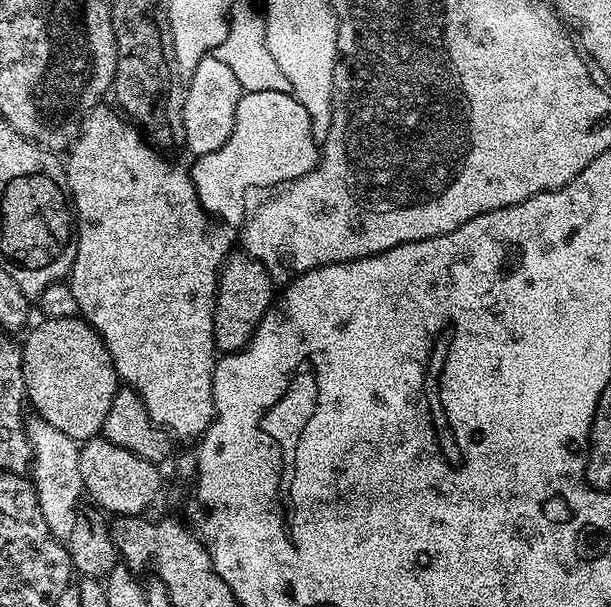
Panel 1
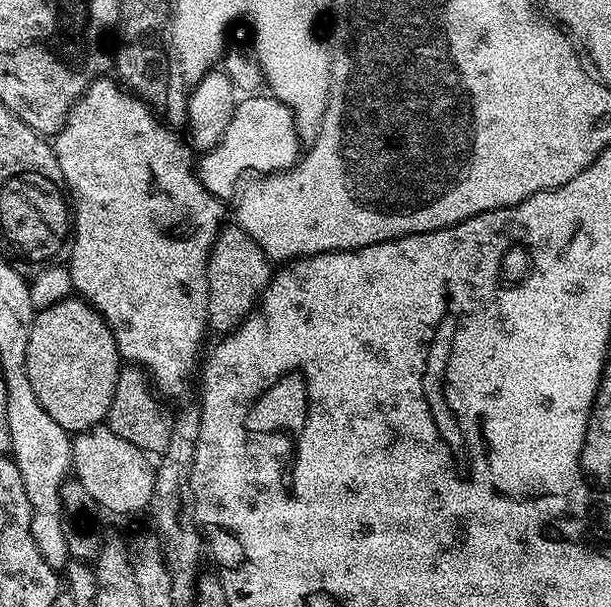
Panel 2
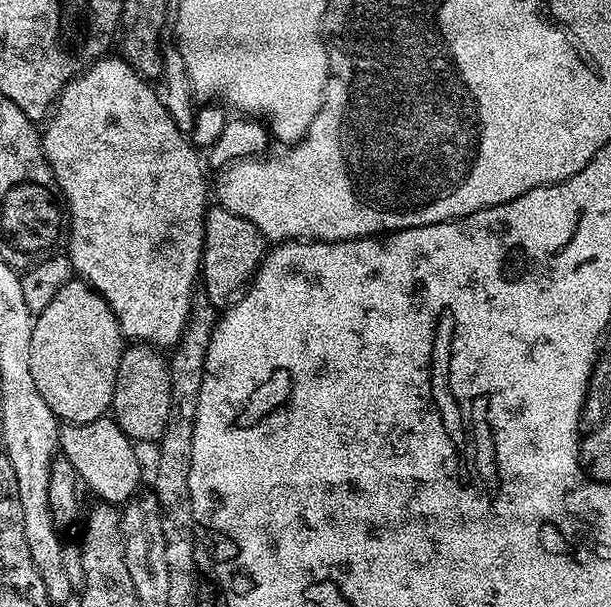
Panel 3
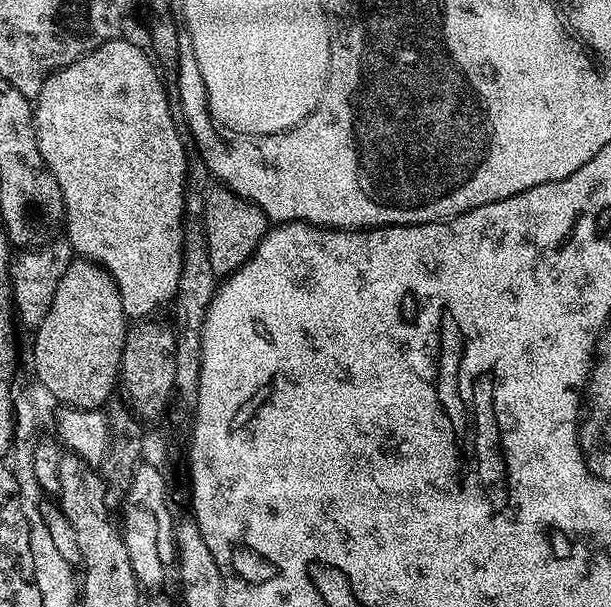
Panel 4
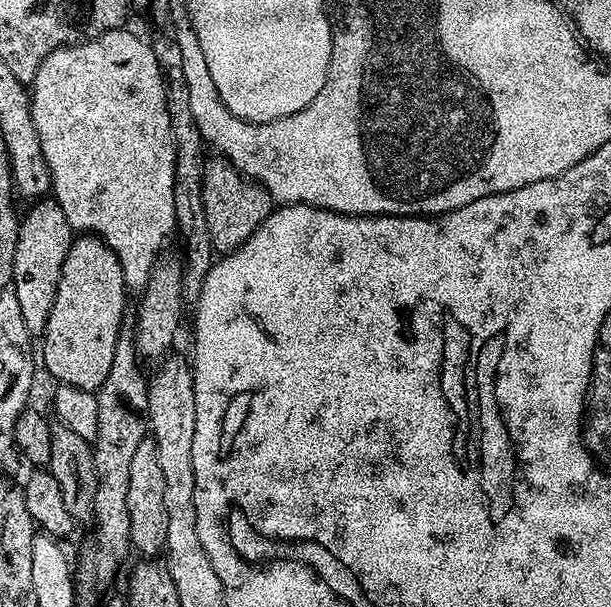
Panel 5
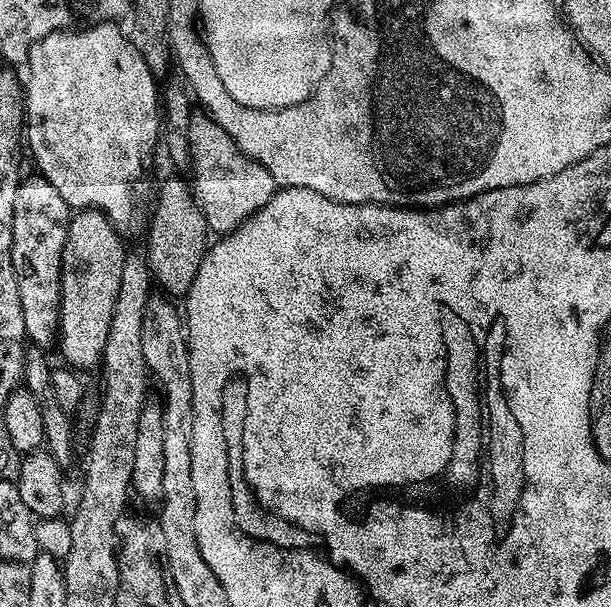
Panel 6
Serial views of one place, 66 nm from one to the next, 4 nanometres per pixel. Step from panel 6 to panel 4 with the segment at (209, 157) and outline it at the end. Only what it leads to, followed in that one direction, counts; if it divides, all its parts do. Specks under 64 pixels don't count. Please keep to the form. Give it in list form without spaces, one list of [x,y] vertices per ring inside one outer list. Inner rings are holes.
[[[216,186],[204,198],[204,237],[208,243],[210,266],[217,277],[223,278],[238,270],[254,254],[258,242],[266,235],[270,227],[268,215],[251,200],[245,200],[229,188]]]

